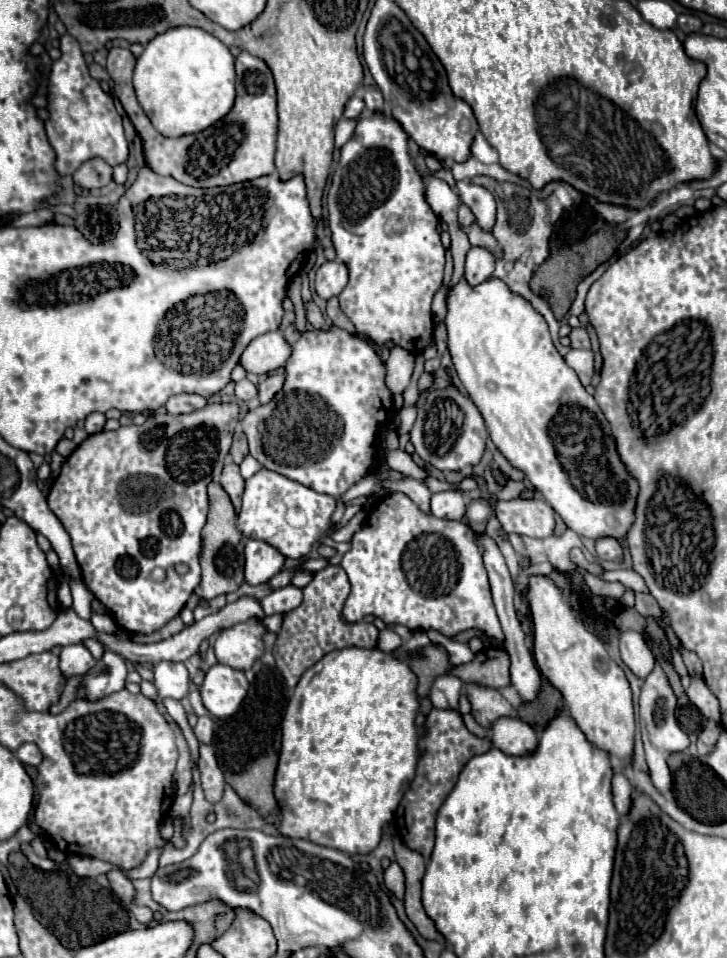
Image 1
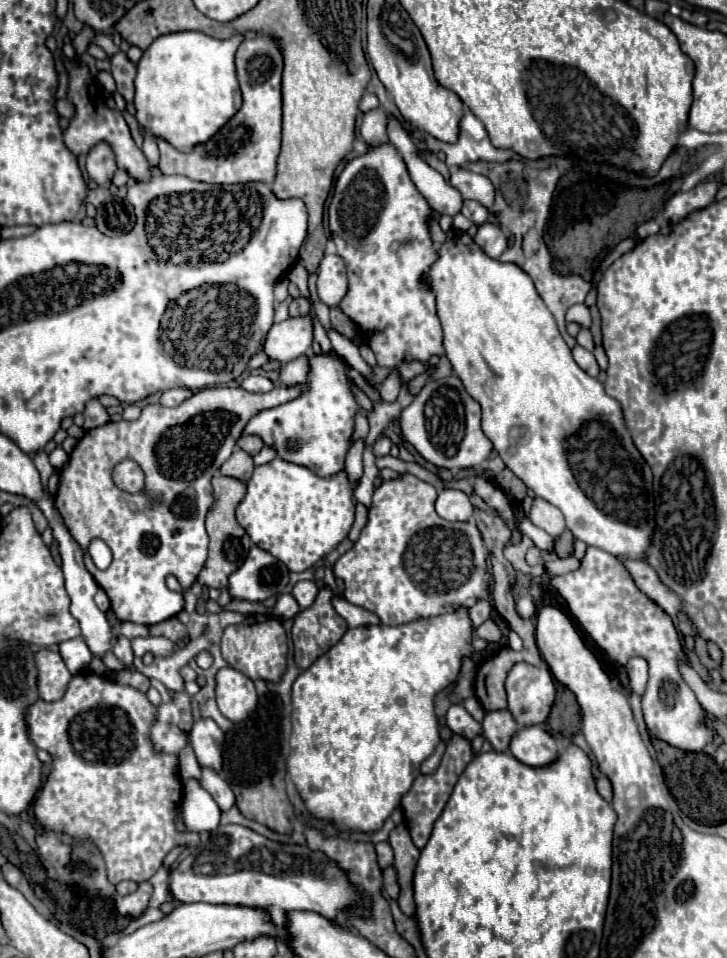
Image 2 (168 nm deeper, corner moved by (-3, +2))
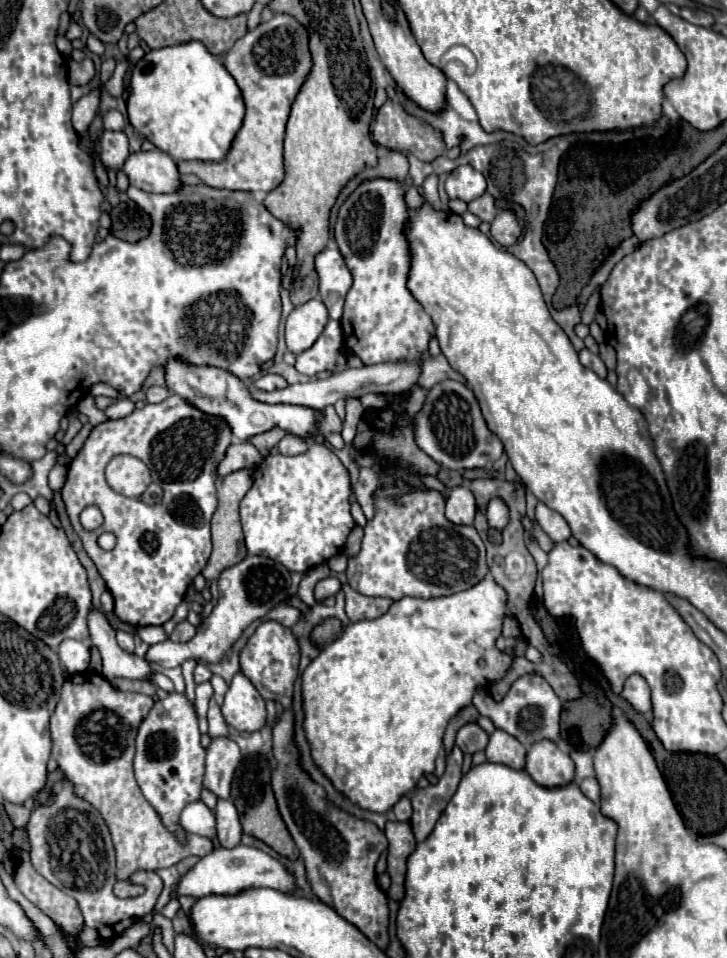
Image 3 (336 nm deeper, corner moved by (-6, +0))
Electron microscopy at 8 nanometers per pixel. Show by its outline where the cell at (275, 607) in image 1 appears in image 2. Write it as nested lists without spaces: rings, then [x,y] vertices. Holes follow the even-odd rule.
[[[313,580],[297,582],[295,588],[293,588],[293,596],[295,596],[295,600],[299,602],[301,610],[303,610],[303,608],[309,608],[309,606],[313,604],[317,592],[319,592],[319,586],[317,586]]]

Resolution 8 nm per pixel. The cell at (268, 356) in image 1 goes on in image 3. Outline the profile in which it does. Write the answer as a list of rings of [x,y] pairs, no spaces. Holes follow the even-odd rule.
[[[318,298],[302,306],[296,306],[292,314],[286,318],[284,340],[288,352],[300,354],[308,350],[322,334],[326,322],[328,322],[328,310]]]

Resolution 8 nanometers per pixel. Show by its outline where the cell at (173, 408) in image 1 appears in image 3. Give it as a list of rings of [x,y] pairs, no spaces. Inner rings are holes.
[[[152,386],[152,388],[148,388],[148,392],[146,392],[146,400],[148,400],[148,402],[164,402],[170,394],[172,394],[172,392],[170,392],[168,388]]]

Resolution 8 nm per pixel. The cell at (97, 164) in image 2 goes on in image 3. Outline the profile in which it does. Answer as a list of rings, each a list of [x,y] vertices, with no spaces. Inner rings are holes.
[[[104,130],[100,138],[100,162],[106,170],[120,170],[124,160],[128,158],[128,136],[124,132]]]

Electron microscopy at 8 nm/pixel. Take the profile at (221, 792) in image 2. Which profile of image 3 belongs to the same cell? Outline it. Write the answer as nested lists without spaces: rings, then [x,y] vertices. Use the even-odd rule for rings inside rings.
[[[220,798],[214,814],[216,814],[216,832],[220,846],[236,846],[242,836],[242,826],[234,802],[230,798],[228,800]]]

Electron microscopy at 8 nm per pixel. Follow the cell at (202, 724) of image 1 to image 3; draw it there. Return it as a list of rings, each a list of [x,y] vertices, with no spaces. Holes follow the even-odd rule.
[[[226,736],[212,738],[210,746],[206,748],[204,786],[218,798],[230,796],[230,782],[240,758],[242,754],[238,750],[238,744]]]

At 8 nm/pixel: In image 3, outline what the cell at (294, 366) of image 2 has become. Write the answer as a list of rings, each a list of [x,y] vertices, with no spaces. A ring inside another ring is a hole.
[[[328,320],[324,332],[314,342],[314,346],[296,356],[294,368],[300,374],[306,374],[310,378],[316,378],[318,372],[334,370],[336,354],[338,354],[340,346],[342,346],[342,328],[340,328],[340,322],[338,320]]]

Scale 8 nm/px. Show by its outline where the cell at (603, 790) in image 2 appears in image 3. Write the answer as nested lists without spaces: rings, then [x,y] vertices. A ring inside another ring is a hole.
[[[584,778],[584,780],[580,780],[580,788],[584,790],[584,794],[586,794],[592,802],[600,804],[600,784],[598,784],[596,778]]]

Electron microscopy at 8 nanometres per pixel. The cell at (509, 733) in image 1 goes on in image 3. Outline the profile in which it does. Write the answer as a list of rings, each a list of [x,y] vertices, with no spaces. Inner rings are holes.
[[[552,740],[534,742],[528,748],[524,770],[540,786],[564,786],[564,782],[574,780],[572,758],[562,752]]]

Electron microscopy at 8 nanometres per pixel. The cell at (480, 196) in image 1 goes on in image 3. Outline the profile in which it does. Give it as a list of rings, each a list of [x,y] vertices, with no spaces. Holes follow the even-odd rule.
[[[460,166],[448,176],[446,192],[450,198],[472,202],[486,192],[486,178],[478,170],[472,170],[472,166]]]

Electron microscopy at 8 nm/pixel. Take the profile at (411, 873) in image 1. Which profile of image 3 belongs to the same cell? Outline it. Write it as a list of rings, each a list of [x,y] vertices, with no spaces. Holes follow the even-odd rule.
[[[388,822],[384,834],[388,838],[388,874],[392,878],[388,894],[390,898],[402,902],[406,896],[406,860],[416,848],[416,838],[408,822]]]

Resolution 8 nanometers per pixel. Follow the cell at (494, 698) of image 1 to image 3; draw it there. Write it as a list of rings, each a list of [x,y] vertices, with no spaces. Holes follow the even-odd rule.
[[[498,728],[490,734],[490,742],[486,746],[488,762],[498,762],[498,764],[506,764],[510,768],[522,770],[524,756],[526,756],[526,748],[518,738],[510,736],[508,732],[498,730]]]

